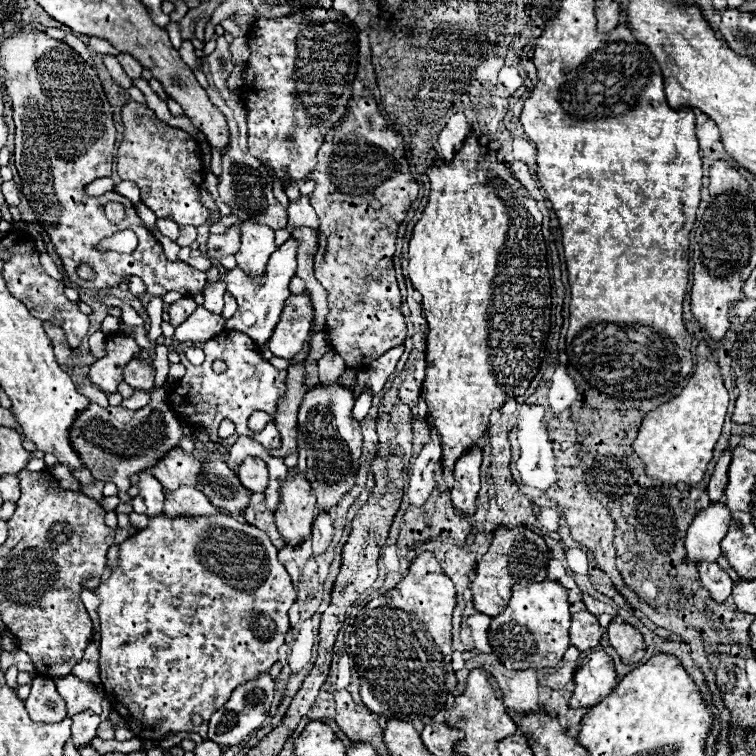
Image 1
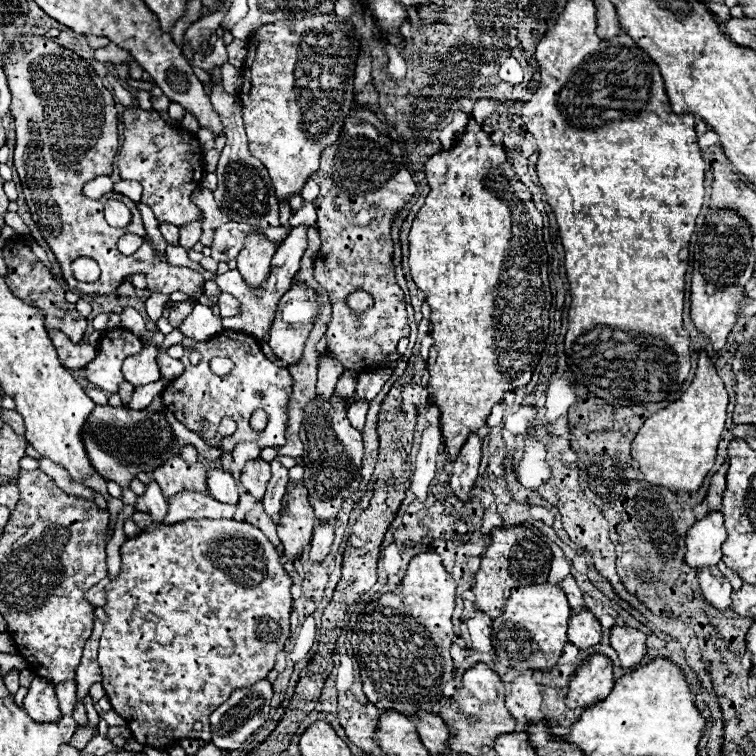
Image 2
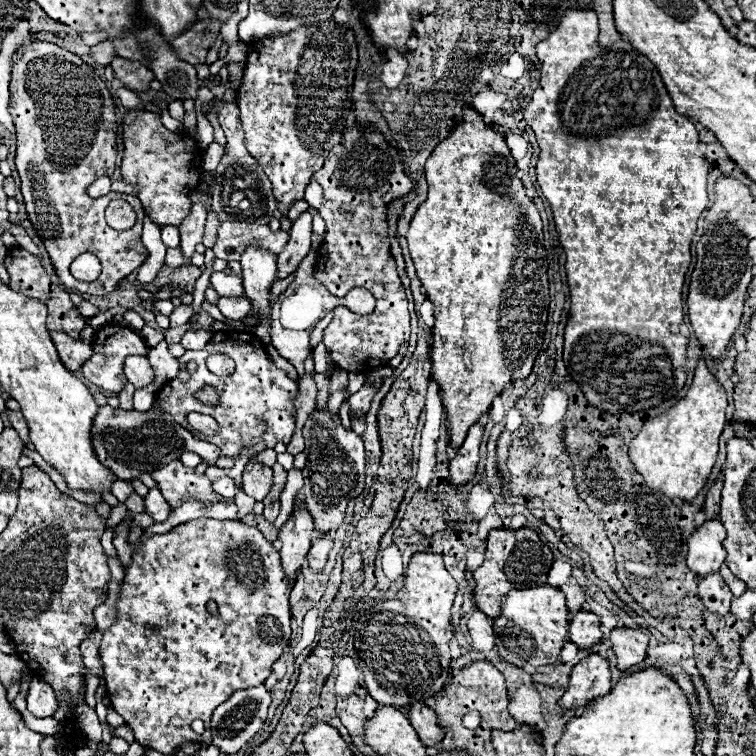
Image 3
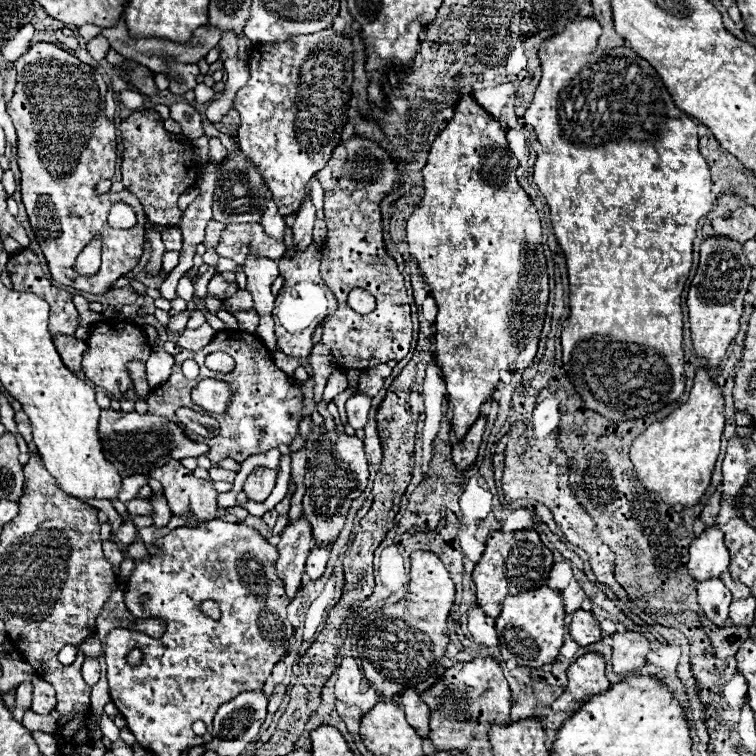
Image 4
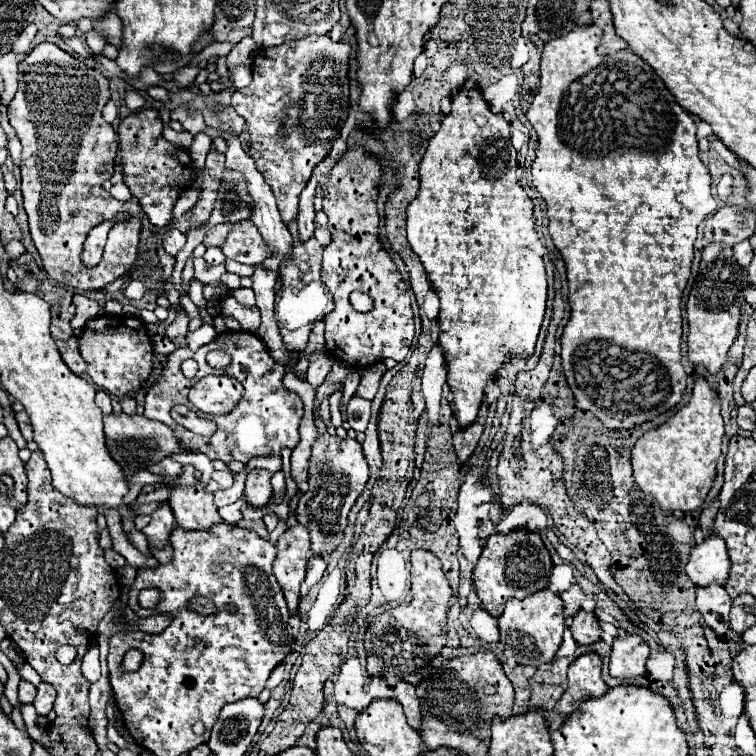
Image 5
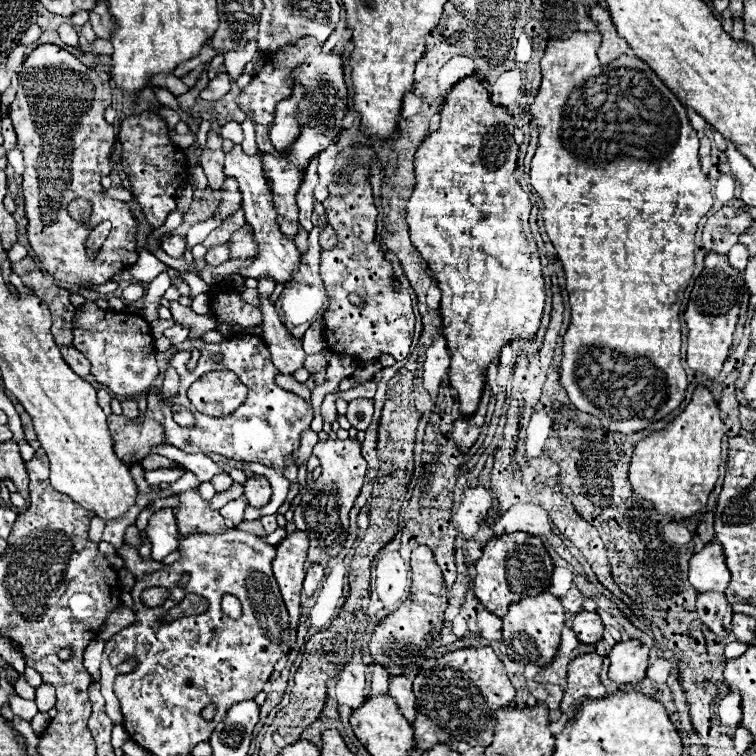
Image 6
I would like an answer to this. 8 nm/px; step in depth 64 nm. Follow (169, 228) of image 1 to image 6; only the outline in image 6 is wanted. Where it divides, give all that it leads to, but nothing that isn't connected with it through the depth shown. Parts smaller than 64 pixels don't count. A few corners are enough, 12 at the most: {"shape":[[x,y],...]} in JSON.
{"shape":[[166,234],[162,250],[182,258],[186,240],[180,234]]}

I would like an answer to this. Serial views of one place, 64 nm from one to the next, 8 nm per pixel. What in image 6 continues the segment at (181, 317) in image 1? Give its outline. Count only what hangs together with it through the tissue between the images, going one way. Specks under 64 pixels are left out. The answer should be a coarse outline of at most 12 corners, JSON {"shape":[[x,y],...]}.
{"shape":[[174,324],[164,330],[172,344],[180,344],[188,338],[188,326]]}

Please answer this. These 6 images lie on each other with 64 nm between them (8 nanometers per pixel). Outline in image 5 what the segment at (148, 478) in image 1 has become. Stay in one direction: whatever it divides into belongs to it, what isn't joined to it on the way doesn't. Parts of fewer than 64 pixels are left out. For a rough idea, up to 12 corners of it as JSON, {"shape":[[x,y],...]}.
{"shape":[[160,502],[152,522],[142,530],[156,548],[168,546],[174,516]]}

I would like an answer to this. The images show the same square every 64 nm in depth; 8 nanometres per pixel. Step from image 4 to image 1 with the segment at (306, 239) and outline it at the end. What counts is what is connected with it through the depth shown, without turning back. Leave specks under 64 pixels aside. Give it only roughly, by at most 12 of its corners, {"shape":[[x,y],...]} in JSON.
{"shape":[[298,242],[270,256],[262,276],[226,274],[238,310],[226,328],[268,344],[296,274]]}

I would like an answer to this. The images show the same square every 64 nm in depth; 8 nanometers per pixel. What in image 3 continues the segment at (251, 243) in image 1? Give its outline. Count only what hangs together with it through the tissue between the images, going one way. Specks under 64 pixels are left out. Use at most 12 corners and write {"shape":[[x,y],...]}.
{"shape":[[248,246],[240,258],[244,290],[270,344],[270,284],[276,254]]}

